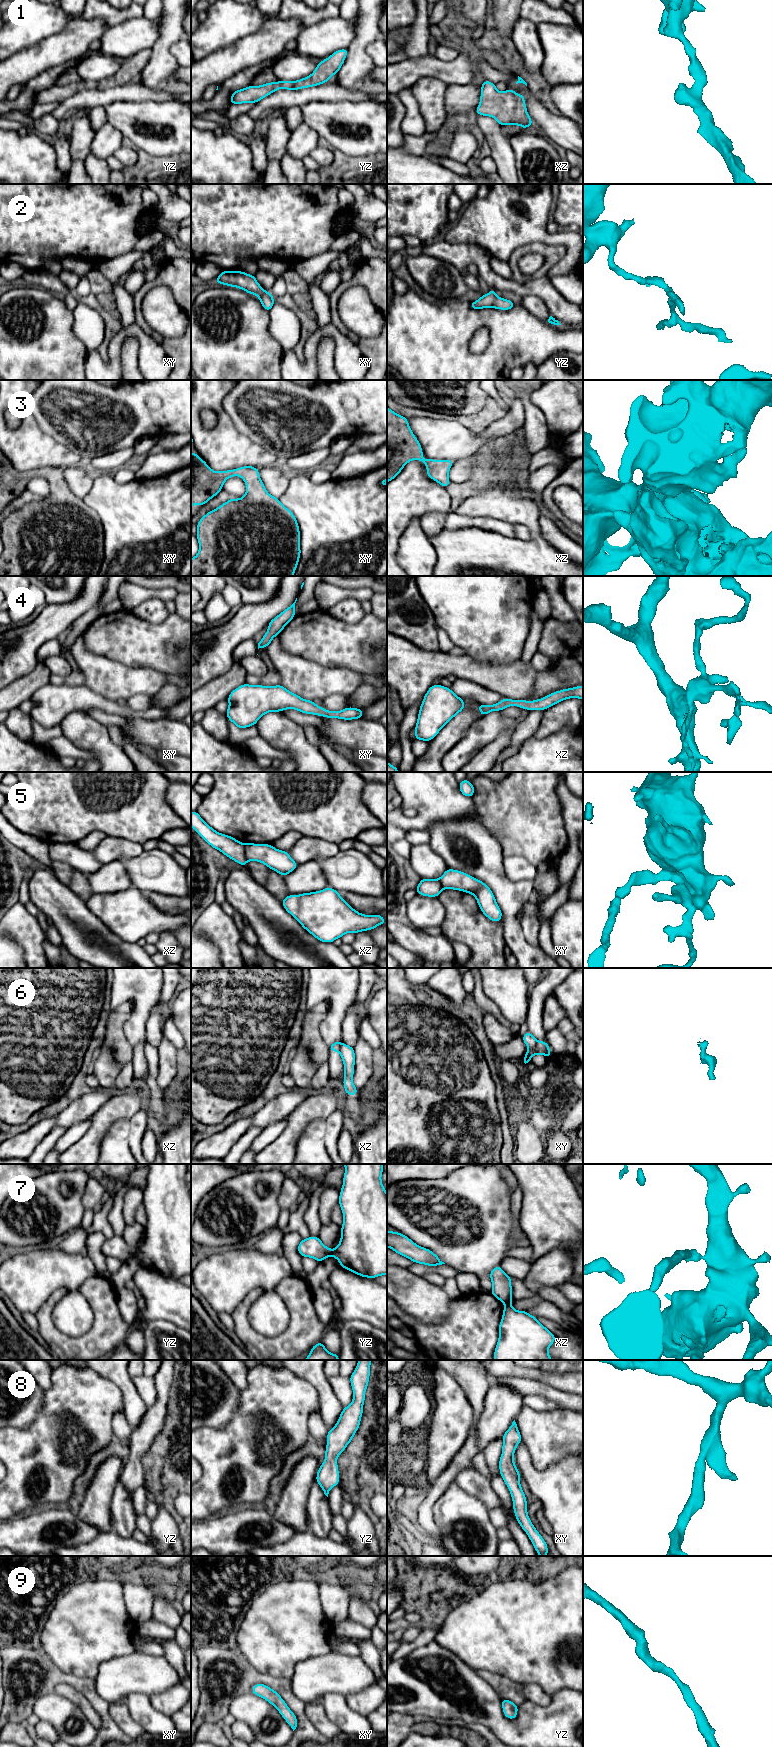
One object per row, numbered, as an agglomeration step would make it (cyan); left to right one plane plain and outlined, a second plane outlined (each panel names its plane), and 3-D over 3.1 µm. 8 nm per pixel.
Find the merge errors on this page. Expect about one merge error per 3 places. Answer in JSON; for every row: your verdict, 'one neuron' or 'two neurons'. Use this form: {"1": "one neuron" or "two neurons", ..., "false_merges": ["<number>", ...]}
{"1": "one neuron", "2": "one neuron", "3": "one neuron", "4": "one neuron", "5": "two neurons", "6": "two neurons", "7": "two neurons", "8": "one neuron", "9": "one neuron", "false_merges": ["5", "6", "7"]}

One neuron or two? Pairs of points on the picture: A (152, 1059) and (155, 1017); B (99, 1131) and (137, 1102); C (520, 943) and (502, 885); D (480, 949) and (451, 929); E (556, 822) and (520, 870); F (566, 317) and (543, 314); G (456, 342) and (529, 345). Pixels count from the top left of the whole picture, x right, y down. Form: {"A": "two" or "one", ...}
{"A": "two", "B": "one", "C": "one", "D": "one", "E": "two", "F": "two", "G": "one"}

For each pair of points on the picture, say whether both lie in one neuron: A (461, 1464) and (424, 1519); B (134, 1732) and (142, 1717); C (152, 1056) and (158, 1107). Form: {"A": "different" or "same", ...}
{"A": "same", "B": "different", "C": "same"}

